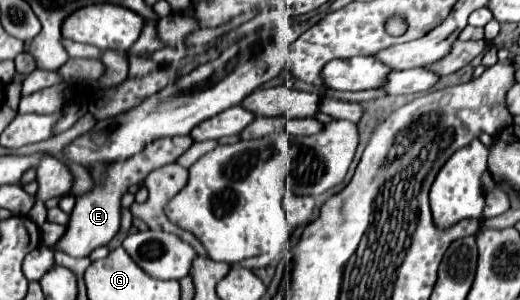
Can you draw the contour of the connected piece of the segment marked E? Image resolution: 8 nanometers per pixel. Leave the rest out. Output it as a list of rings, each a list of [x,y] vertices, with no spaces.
[[[191,136],[163,138],[163,140],[157,140],[157,142],[149,144],[135,158],[129,158],[129,160],[113,164],[113,166],[97,166],[97,168],[93,168],[91,174],[95,178],[95,188],[91,192],[87,192],[87,194],[83,194],[83,196],[77,198],[75,208],[71,212],[69,226],[67,226],[65,234],[61,236],[61,240],[55,244],[55,248],[67,252],[73,258],[87,258],[95,248],[107,246],[113,240],[113,236],[119,232],[121,196],[127,192],[127,188],[131,184],[141,184],[145,180],[145,176],[149,172],[157,170],[159,166],[175,162],[191,144],[193,144]]]

